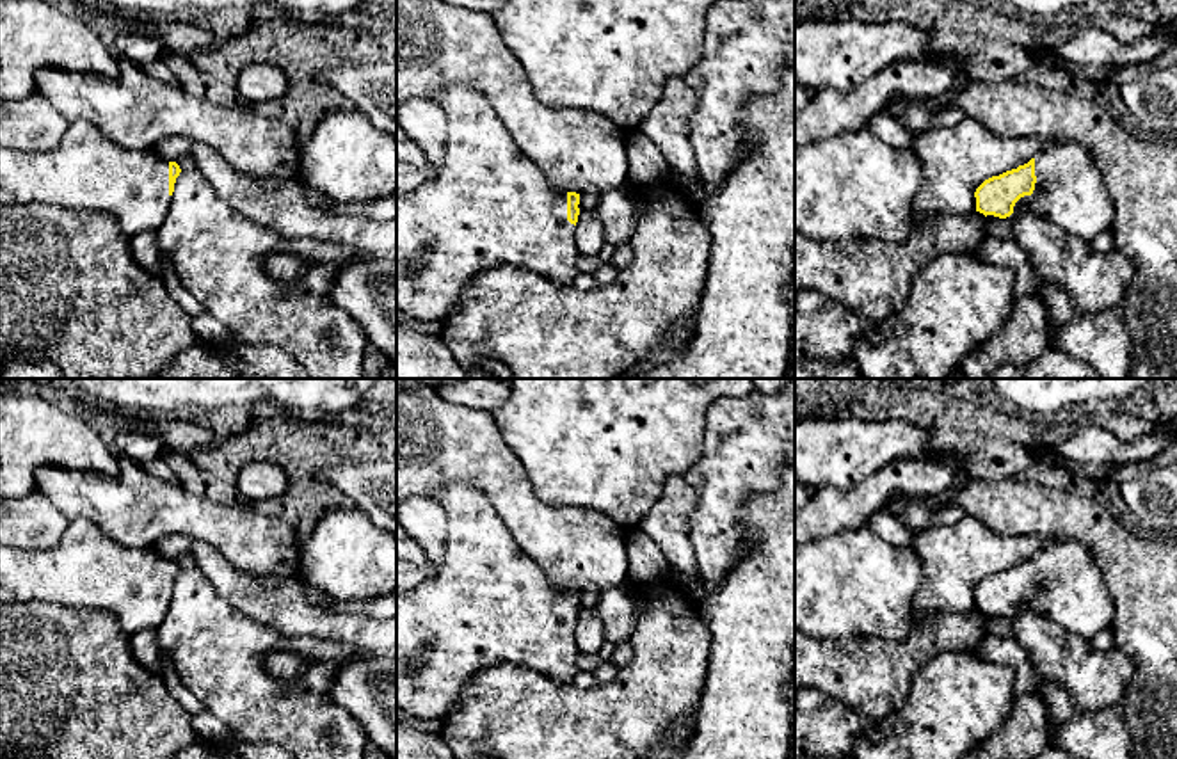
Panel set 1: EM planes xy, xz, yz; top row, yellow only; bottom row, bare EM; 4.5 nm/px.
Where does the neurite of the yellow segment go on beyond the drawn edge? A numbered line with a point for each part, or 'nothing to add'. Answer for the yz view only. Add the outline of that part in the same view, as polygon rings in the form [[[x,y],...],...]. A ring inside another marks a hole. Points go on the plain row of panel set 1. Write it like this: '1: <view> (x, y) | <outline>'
1: yz (1071, 591) | [[[1054,537],[1047,546],[1035,553],[1035,574],[1037,581],[1033,592],[1021,595],[1006,619],[1012,619],[1017,606],[1026,603],[1033,611],[1086,640],[1113,627],[1115,599],[1085,544],[1070,537]]]

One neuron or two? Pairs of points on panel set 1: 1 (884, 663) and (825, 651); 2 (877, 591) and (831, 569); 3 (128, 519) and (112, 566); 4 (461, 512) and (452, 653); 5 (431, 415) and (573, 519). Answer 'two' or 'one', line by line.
1: one
2: one
3: two
4: one
5: one

